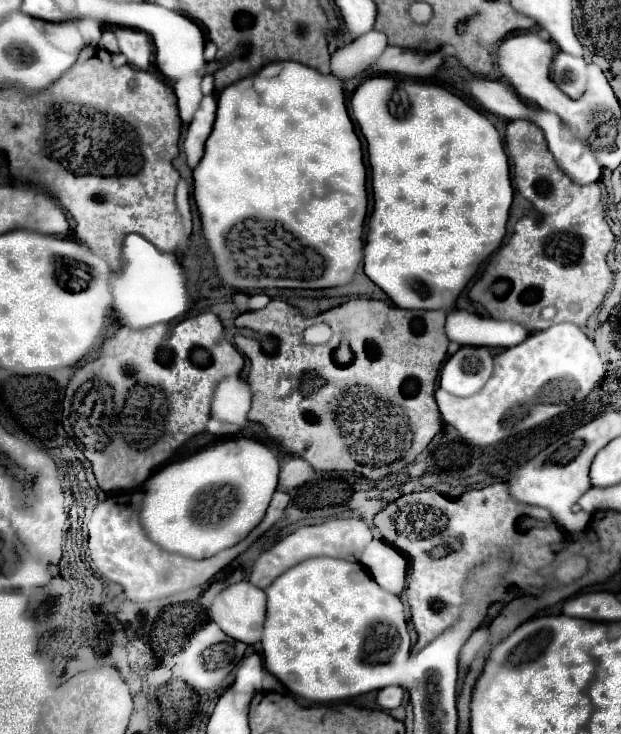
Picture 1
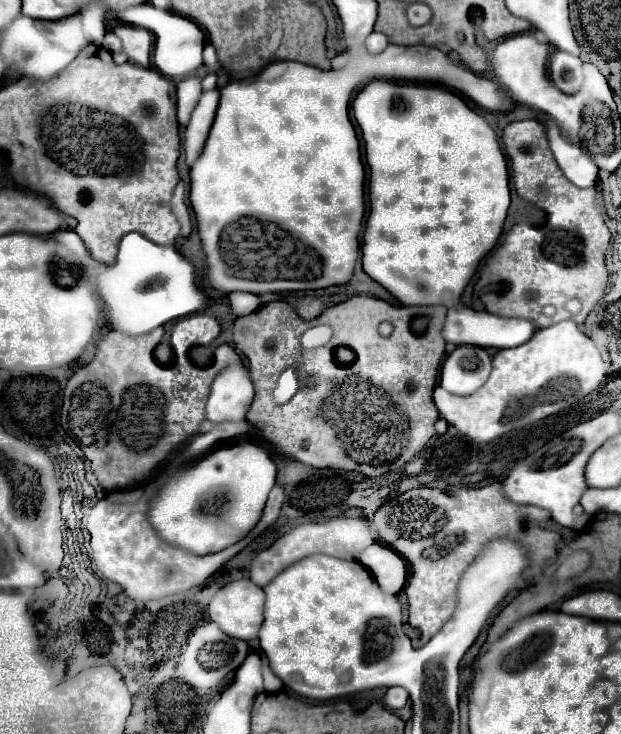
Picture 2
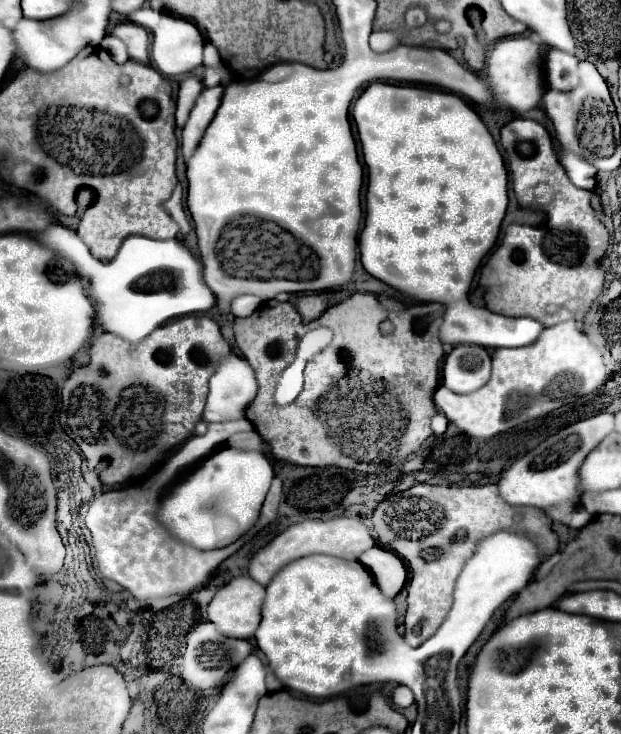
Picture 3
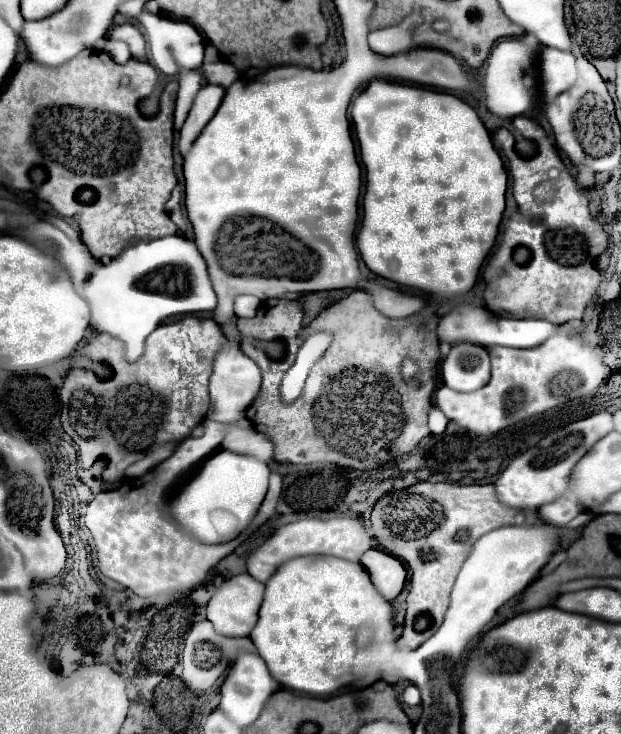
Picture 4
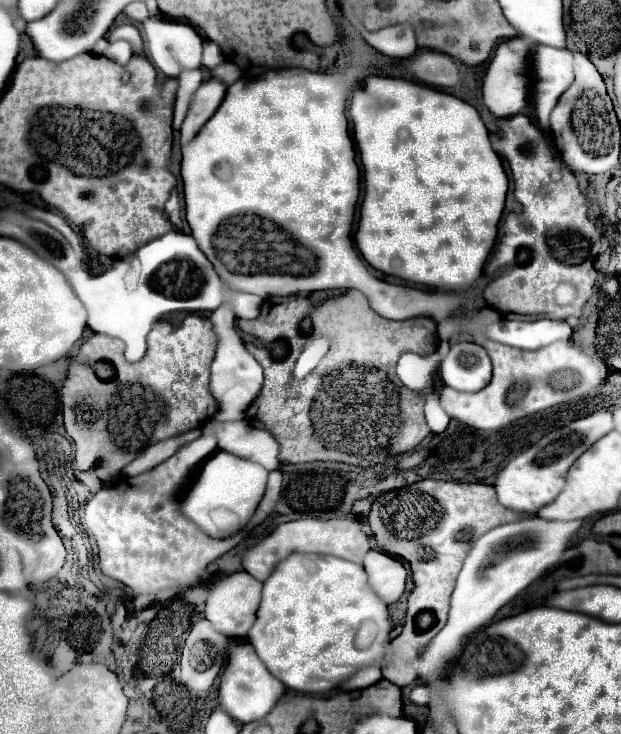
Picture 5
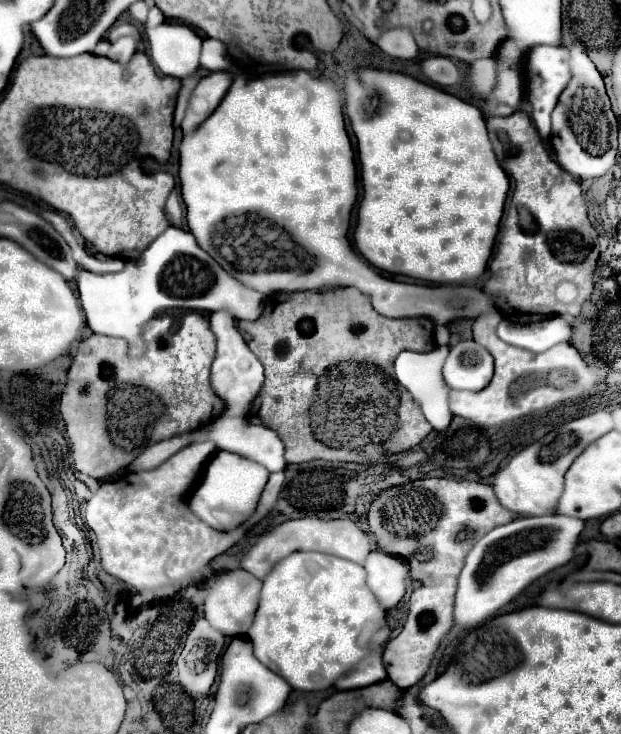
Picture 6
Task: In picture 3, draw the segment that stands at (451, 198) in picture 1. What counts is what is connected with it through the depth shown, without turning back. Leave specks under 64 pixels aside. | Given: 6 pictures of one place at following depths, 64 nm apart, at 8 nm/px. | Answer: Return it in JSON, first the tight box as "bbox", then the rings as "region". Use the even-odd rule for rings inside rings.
{"bbox":[352,82,508,304],"region":[[[372,82],[362,94],[360,98],[354,102],[352,108],[352,116],[358,128],[358,136],[362,142],[362,152],[364,152],[364,162],[368,166],[368,194],[366,194],[366,220],[364,220],[364,228],[360,232],[360,240],[358,240],[358,248],[360,248],[360,260],[366,268],[366,272],[370,272],[374,278],[390,284],[392,288],[408,294],[410,298],[418,300],[418,302],[440,302],[440,304],[452,304],[452,300],[458,298],[466,298],[470,284],[474,280],[476,268],[480,266],[482,258],[490,252],[490,248],[496,244],[498,232],[500,232],[500,224],[508,206],[508,192],[506,192],[506,184],[508,184],[508,174],[504,168],[504,160],[490,136],[490,132],[486,130],[484,122],[480,120],[480,116],[464,102],[460,100],[456,94],[450,92],[442,92],[436,88],[424,88],[424,86],[398,86],[398,84],[384,84],[384,82]]]}

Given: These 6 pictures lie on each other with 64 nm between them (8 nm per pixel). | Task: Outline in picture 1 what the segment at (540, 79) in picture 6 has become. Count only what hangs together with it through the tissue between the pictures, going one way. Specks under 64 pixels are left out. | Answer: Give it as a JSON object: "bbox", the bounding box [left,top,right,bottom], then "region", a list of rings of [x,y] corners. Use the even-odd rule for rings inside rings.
{"bbox":[552,52,586,98],"region":[[[558,52],[552,62],[552,80],[570,98],[580,98],[586,88],[586,62],[566,52]]]}

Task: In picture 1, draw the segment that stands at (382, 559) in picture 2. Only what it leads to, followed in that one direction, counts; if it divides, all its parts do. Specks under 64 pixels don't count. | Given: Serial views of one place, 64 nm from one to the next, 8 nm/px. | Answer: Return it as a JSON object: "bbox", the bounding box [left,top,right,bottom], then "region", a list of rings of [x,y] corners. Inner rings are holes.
{"bbox":[360,540,406,594],"region":[[[372,540],[362,552],[360,562],[370,570],[372,578],[388,592],[400,594],[406,586],[406,558],[384,540]]]}

